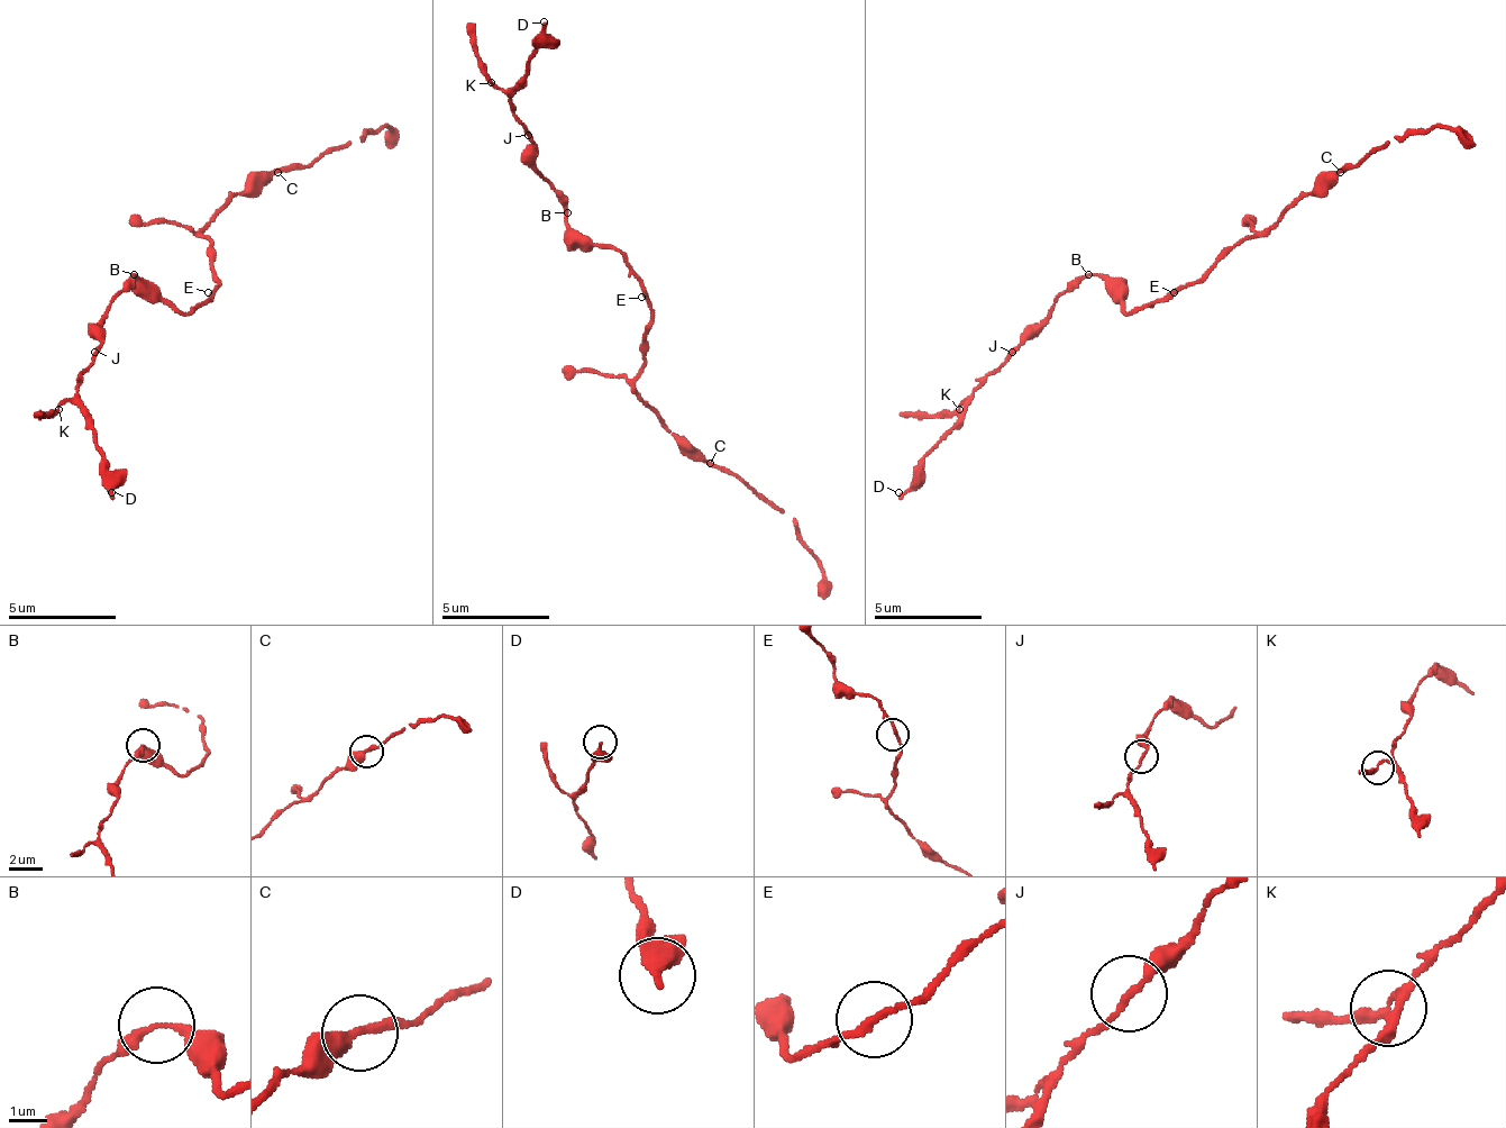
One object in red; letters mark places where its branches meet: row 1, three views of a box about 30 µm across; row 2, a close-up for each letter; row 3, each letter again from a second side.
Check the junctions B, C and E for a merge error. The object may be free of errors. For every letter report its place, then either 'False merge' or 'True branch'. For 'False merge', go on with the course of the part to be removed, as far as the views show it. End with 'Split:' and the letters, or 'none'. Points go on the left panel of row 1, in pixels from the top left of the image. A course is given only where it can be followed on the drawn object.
B: Place: (134, 274). True branch
C: Place: (277, 172). True branch
E: Place: (208, 292). True branch
Split: none

